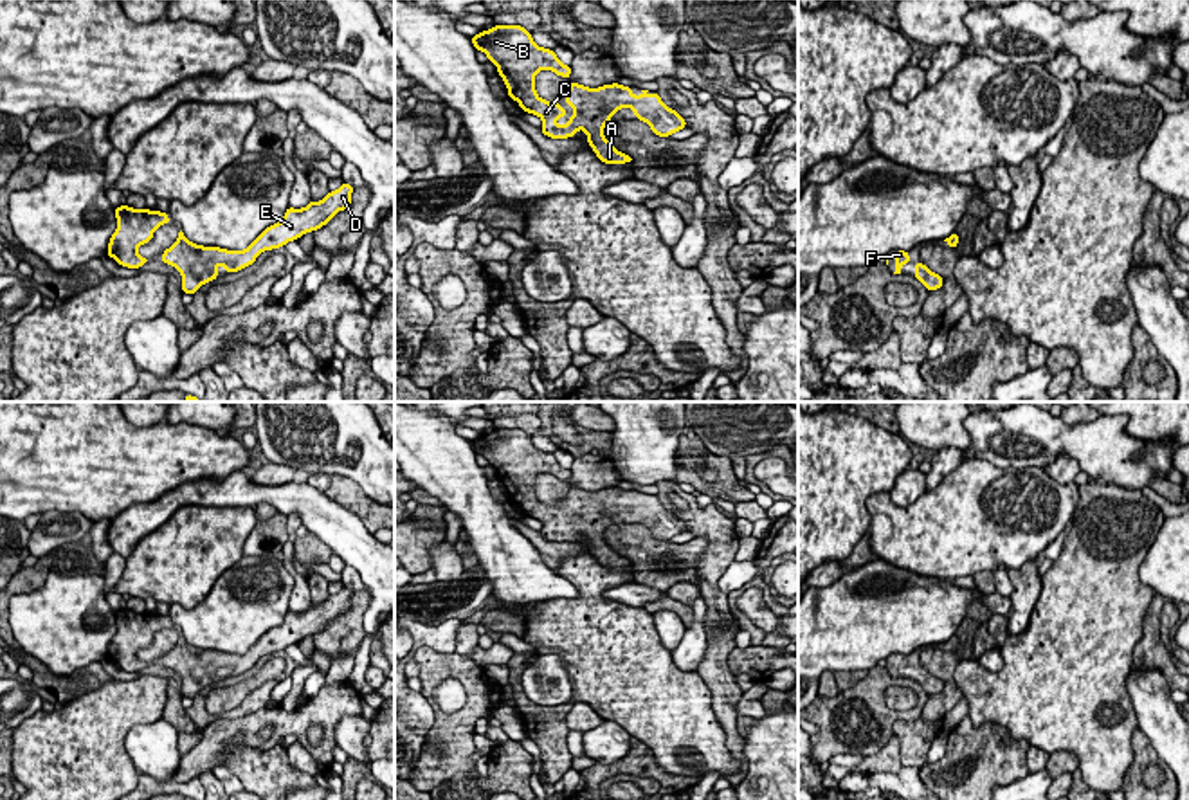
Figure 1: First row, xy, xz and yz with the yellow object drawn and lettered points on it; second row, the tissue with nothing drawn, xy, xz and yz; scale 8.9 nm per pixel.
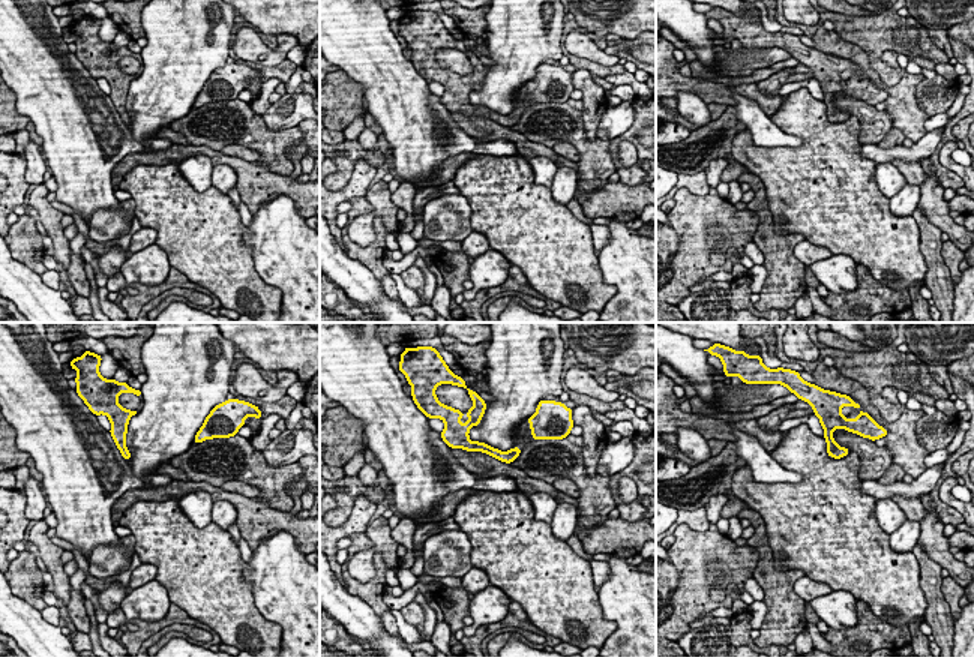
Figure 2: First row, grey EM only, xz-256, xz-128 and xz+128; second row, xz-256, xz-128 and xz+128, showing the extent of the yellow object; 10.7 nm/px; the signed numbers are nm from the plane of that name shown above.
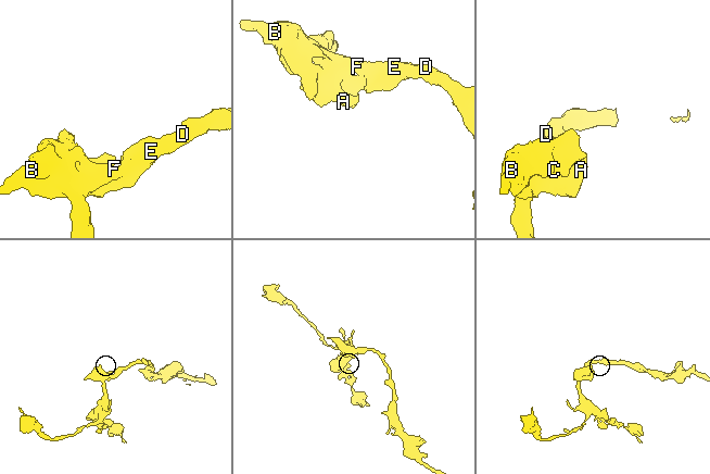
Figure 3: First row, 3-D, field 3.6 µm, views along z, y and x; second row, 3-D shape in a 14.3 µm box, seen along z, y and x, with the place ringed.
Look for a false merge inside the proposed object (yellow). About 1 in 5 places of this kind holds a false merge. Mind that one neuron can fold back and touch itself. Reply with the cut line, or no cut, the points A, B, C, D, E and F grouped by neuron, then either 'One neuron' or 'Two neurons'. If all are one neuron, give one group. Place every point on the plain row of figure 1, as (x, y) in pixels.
No split. Groups: A B C D E F. One neuron

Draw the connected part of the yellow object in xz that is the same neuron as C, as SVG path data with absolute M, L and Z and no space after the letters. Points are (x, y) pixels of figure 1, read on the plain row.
M494 429L470 440L476 454L497 470L503 481L508 501L519 506L522 515L542 523L540 535L551 542L576 541L584 533L587 546L604 568L627 568L632 562L618 555L604 539L605 528L622 512L632 512L638 524L650 530L654 539L670 541L686 532L686 524L670 514L658 495L641 499L632 497L632 490L620 486L589 492L569 485L564 505L575 514L566 528L557 528L557 523L567 519L560 506L549 506L537 499L535 479L539 474L551 474L560 481L571 479L571 470L564 468L551 452L539 450L531 438L522 429Z

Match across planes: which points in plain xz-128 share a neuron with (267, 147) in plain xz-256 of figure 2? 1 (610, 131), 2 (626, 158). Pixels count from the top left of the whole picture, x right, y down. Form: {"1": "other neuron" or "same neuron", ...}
{"1": "other neuron", "2": "other neuron"}

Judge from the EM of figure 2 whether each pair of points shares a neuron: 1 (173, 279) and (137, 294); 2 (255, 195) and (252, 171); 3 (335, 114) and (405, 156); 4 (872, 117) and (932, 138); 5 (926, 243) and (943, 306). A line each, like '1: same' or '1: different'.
1: same
2: same
3: different
4: different
5: same

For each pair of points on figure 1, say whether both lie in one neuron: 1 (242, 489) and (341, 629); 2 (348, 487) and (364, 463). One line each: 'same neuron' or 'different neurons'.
1: different neurons
2: different neurons

